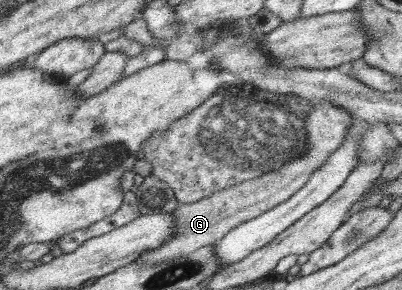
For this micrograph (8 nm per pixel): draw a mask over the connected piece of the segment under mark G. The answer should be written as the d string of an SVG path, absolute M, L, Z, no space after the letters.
M321 101L313 105L312 111L304 117L304 129L306 130L306 152L300 158L292 159L292 162L282 165L278 170L270 170L252 180L244 181L216 192L208 198L195 201L194 203L182 203L170 214L175 215L175 234L170 240L160 244L154 250L144 252L136 263L140 265L160 265L166 261L172 261L188 255L218 242L223 235L226 235L231 229L238 224L244 223L249 219L262 215L265 211L284 203L287 199L292 198L310 179L310 175L321 167L330 157L332 151L338 149L344 139L348 128L354 127L359 121L354 119L350 111L344 108L338 108L329 101Z

